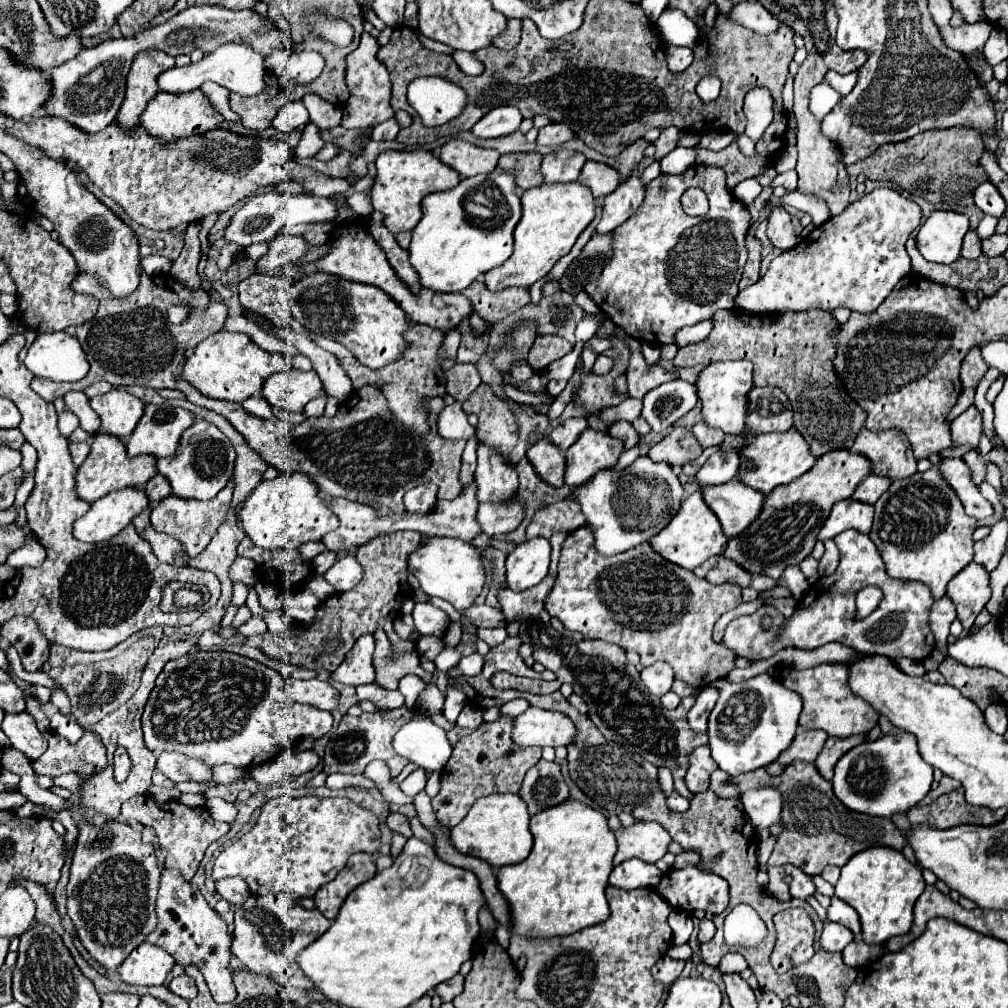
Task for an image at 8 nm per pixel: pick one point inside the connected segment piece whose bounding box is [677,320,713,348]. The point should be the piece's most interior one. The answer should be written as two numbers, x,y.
700,331

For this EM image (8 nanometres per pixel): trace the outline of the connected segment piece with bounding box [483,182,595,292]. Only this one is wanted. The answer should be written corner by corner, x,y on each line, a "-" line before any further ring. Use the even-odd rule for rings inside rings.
579,182
541,184
537,188
529,188
521,196
521,206
523,214
513,232
515,250
511,258
505,264
489,270
489,274
485,274
483,284
492,292
512,286
529,288
541,280
545,274
549,274
555,262
573,248
577,236
595,216
595,198
591,196
589,188
581,186

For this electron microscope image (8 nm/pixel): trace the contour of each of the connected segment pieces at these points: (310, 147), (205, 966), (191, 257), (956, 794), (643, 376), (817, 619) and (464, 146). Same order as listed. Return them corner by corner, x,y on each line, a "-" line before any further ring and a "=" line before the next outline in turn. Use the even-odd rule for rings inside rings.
309,124
305,130
303,130
303,136
301,136
301,146
297,148
297,158
313,158
321,148
323,148
323,140
319,136
319,128
315,124
=
165,868
161,874
155,912
159,920
157,928
145,940
169,952
175,958
175,962
181,964
183,968
187,968
189,964
197,966
205,976
211,996
217,1004
233,1002
233,998
237,998
233,976
229,972
233,934
229,934
225,920
215,910
211,910
201,890
193,882
185,880
179,870
=
199,222
189,224
187,232
185,232
185,248
181,252
181,256
173,262
171,268
171,276
177,278
177,282
185,284
185,288
189,290
199,290
201,288
201,278
197,274
197,266
199,266
199,252
201,252
201,244
199,244
199,234
201,226
=
953,790
949,794
939,796
929,806
915,806
907,812
911,826
931,824
939,828
953,828
959,824
979,824
979,826
993,826
993,822
1001,822
1007,810
987,810
979,806
969,806
965,802
963,790
=
628,337
625,343
630,348
630,362
627,372
625,372
628,382
627,394
629,396
643,398
657,384
663,384
667,380
679,378
679,374
675,370
665,370
661,366
651,366
649,368
645,364
639,340
=
847,530
835,538
835,544
841,554
841,564
833,576
821,578
815,586
811,586
813,588
809,590
811,604
797,606
793,616
789,618
783,618
773,606
761,606
757,612
729,622
723,644
737,656
749,660
767,660
787,646
815,650
827,642
839,642
865,654
881,654
889,658
907,656
919,662
925,660
935,646
935,638
929,628
929,610
933,606
929,588
921,586
921,582
889,578
881,554
877,552
867,534
-
865,586
881,588
883,600
869,616
857,618
855,594
-
765,614
773,618
771,630
761,628
761,618
=
453,138
441,146
439,160
459,172
461,178
471,178
477,174
489,174
499,160
497,150
485,150
473,146
465,140

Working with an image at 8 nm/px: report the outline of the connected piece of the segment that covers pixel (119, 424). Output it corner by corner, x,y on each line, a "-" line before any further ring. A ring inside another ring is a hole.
113,388
103,396
91,398
91,408
101,418
101,432
117,438
127,438
143,416
145,404
135,396

